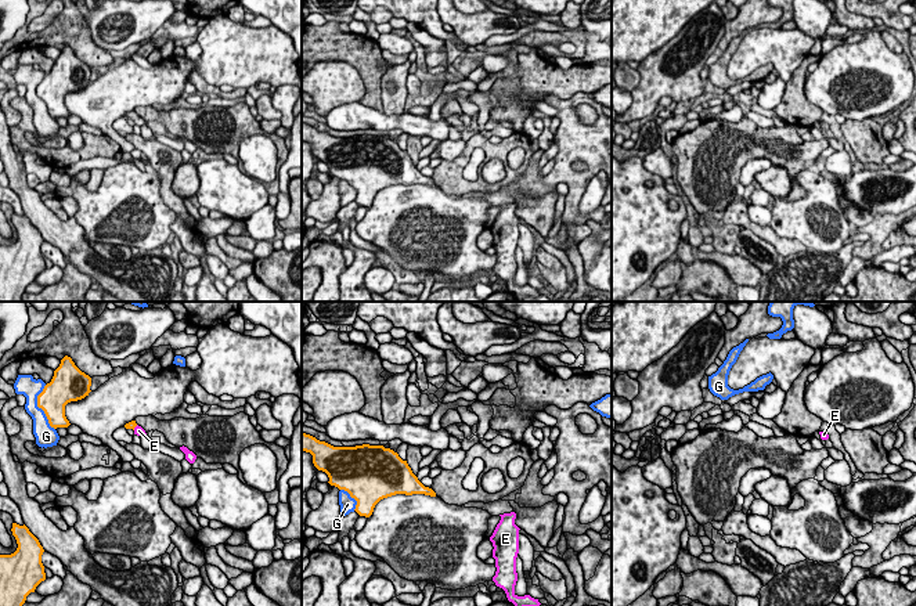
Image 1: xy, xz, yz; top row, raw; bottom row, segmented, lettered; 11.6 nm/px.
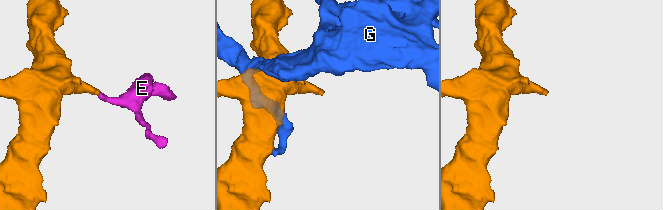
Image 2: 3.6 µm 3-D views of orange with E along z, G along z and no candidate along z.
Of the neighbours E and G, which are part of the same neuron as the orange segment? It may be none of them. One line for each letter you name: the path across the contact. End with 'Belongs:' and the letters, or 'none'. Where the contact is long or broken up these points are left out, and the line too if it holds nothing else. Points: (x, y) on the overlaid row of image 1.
E: Path across: xy (130, 425), (134, 426), (139, 430)
Belongs: E

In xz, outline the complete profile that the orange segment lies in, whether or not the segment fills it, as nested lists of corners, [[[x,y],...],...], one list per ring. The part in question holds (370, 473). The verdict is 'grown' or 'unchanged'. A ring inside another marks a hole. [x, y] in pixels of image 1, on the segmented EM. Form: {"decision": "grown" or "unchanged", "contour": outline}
{"decision": "unchanged", "contour": [[[302,433],[302,451],[313,455],[313,463],[329,477],[329,484],[345,490],[357,501],[356,512],[369,517],[375,505],[396,494],[436,493],[425,487],[407,461],[383,446],[333,447]]]}

